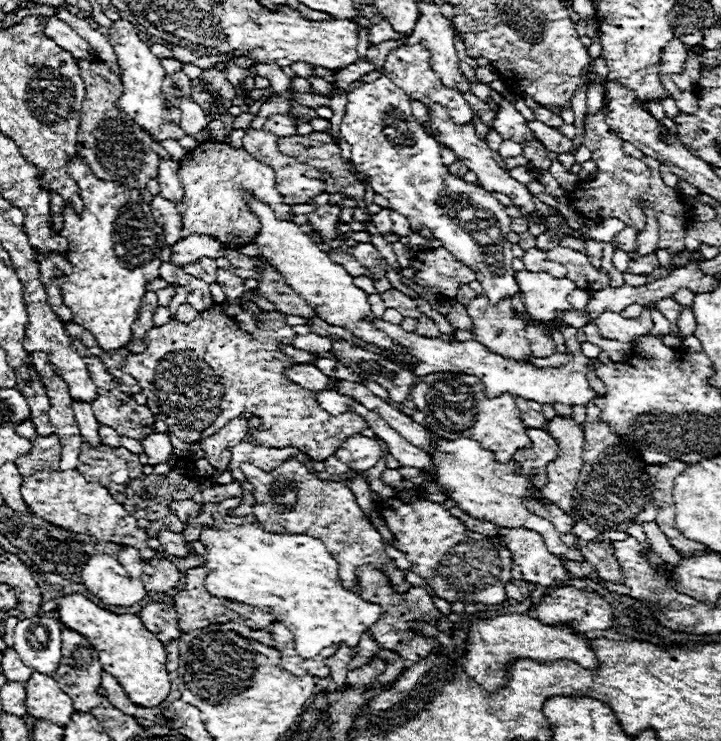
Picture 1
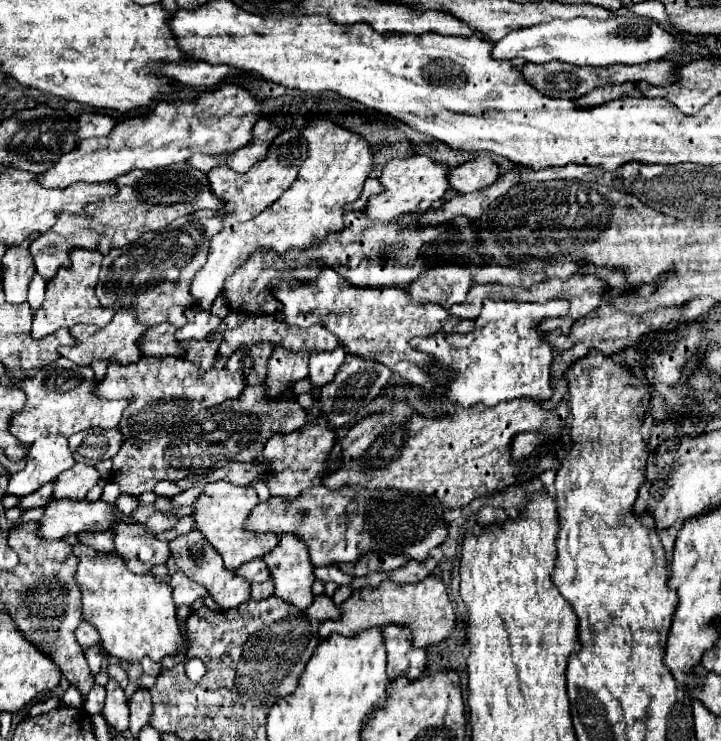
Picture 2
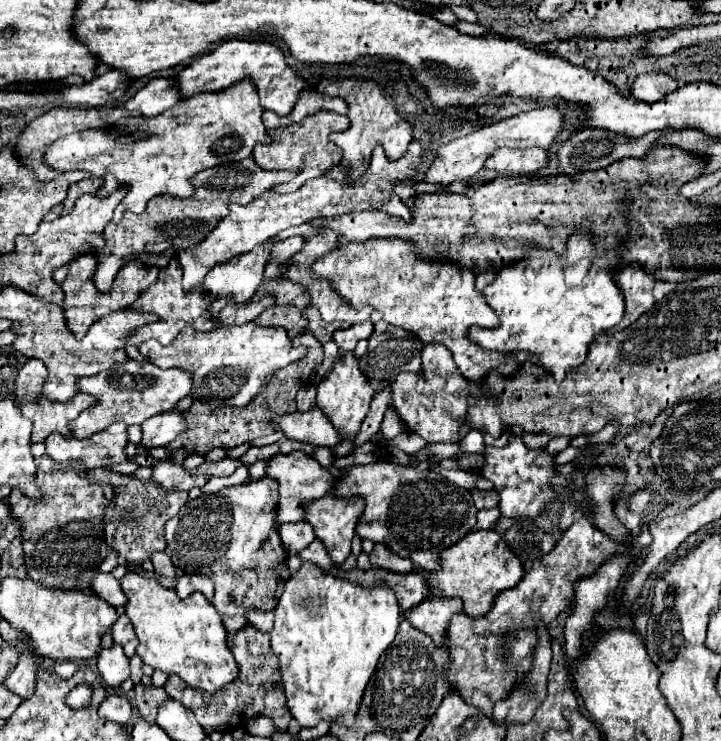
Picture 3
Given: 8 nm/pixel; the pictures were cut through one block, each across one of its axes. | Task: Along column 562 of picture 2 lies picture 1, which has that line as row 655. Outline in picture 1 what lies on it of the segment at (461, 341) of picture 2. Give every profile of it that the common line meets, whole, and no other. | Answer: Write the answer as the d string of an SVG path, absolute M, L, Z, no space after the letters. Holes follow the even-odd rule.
M226 516L226 520L216 520L214 526L202 528L200 542L206 546L206 568L208 576L204 580L204 586L212 596L226 598L230 602L240 602L254 606L262 612L274 614L278 622L284 622L284 626L292 632L296 652L302 658L314 658L322 648L332 644L346 644L356 646L360 642L360 636L380 618L380 606L364 602L358 594L344 588L338 578L338 562L330 556L330 552L324 548L322 540L306 536L306 534L272 534L256 524L246 522L238 516Z

